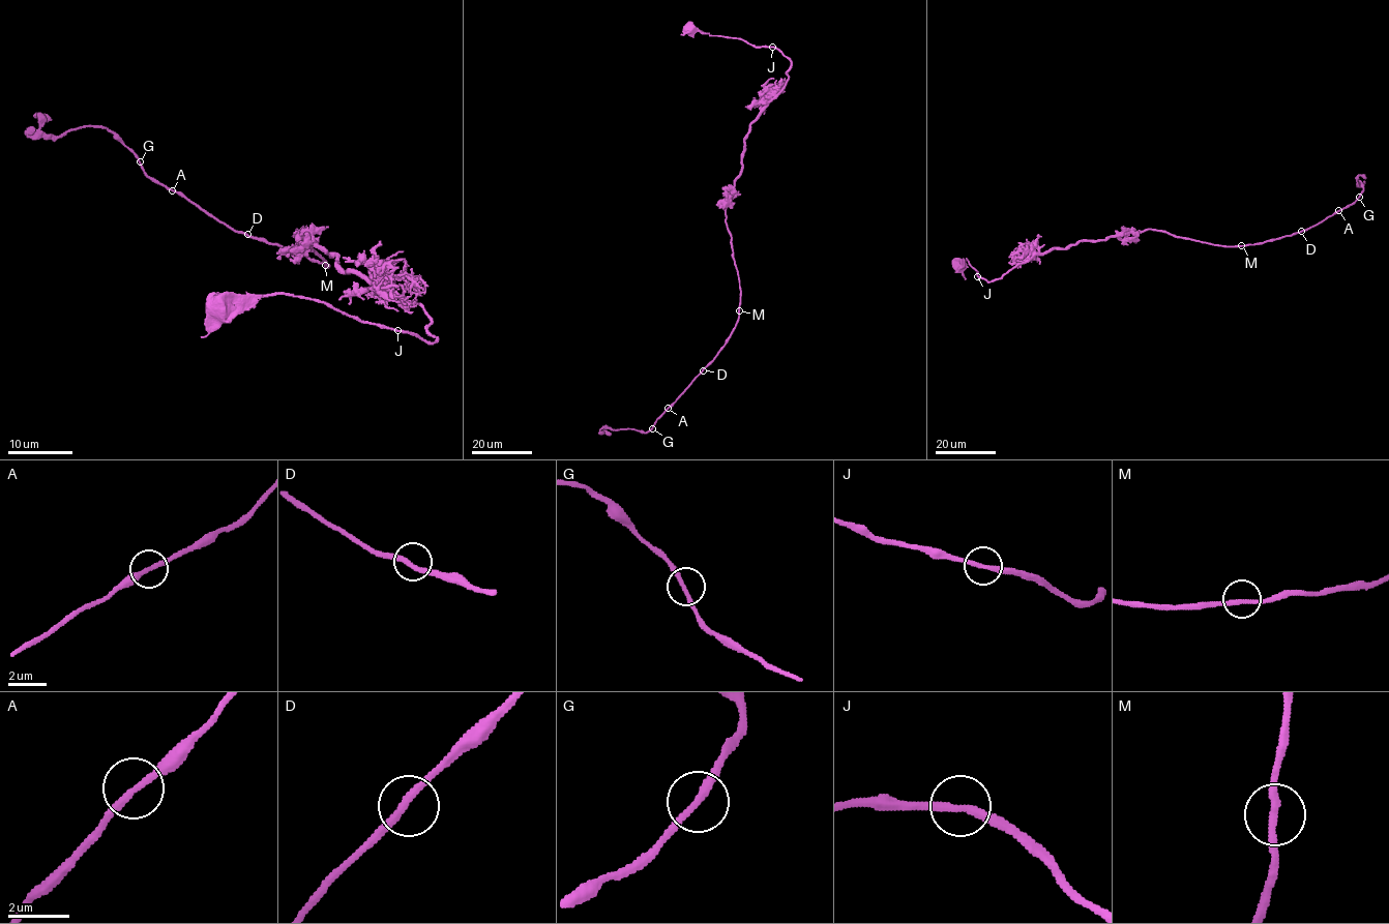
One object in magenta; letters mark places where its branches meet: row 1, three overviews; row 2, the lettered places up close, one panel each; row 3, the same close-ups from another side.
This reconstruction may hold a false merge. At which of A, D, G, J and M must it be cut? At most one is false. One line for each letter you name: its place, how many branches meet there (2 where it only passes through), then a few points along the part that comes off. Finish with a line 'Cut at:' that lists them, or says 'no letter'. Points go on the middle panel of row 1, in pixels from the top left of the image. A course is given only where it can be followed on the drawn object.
Cut at: no letter

